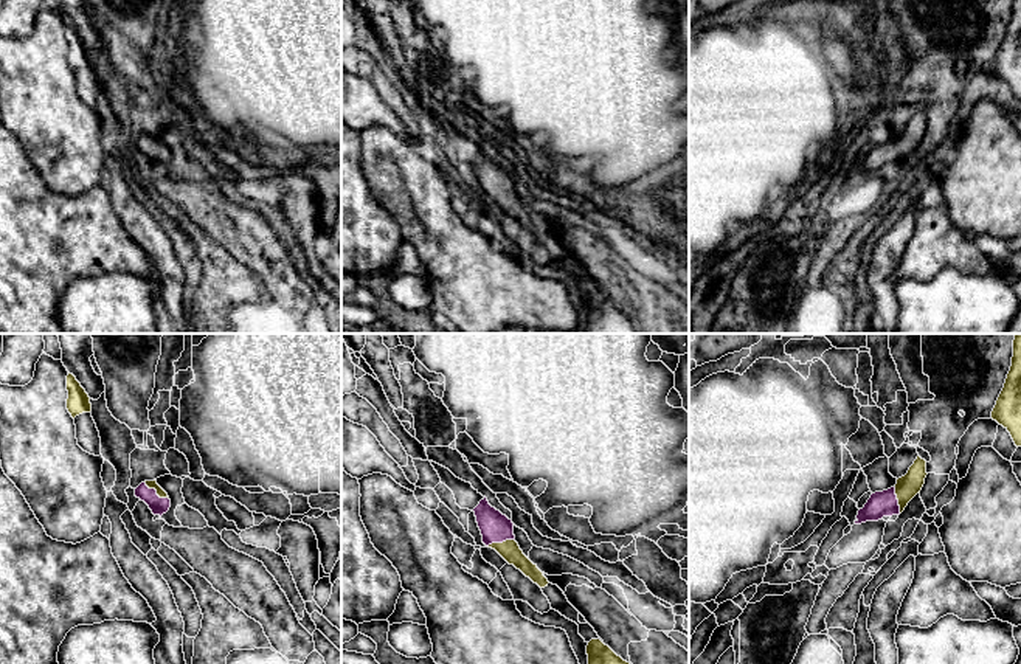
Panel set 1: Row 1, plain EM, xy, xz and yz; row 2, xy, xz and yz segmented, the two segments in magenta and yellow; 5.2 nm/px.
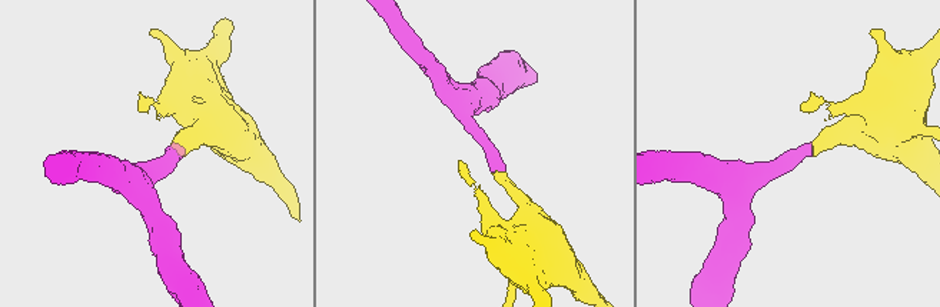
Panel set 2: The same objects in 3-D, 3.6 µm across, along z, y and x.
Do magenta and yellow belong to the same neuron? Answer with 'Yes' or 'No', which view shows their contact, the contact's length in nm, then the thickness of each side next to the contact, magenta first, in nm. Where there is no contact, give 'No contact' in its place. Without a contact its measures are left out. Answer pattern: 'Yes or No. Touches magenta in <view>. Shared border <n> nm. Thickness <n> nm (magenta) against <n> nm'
Yes. Touches magenta in xy. Shared border 160 nm. Thickness 90 nm (magenta) against 50 nm

